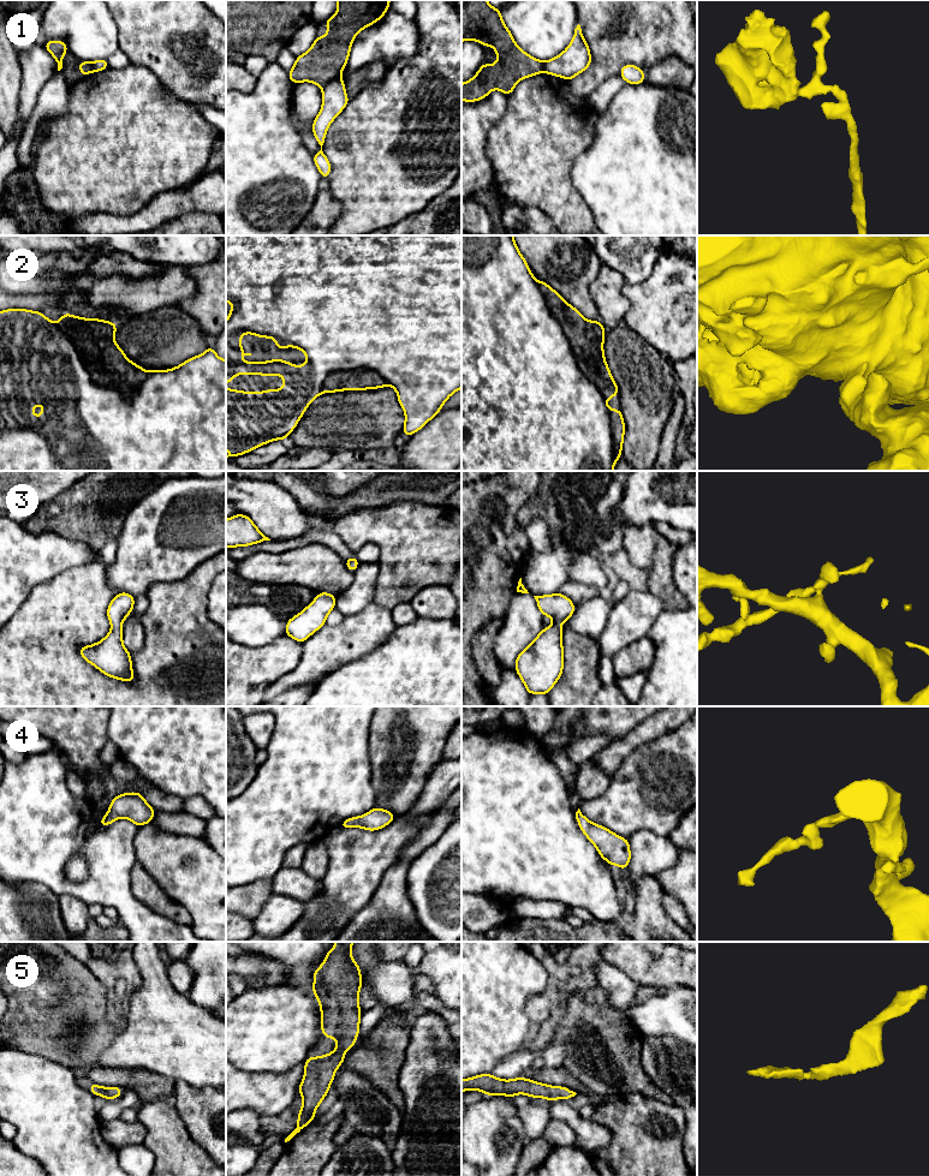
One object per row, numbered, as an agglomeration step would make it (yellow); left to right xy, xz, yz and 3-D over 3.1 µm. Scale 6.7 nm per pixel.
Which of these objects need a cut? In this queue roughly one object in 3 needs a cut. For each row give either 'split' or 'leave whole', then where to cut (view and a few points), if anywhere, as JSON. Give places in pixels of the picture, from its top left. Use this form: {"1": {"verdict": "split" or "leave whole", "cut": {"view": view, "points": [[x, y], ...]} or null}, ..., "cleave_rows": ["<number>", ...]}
{"1": {"verdict": "split", "cut": {"view": "xz", "points": [[339, 77], [321, 87]]}}, "2": {"verdict": "split", "cut": {"view": "xy", "points": [[57, 323], [95, 382], [130, 390], [147, 377]]}}, "3": {"verdict": "leave whole", "cut": null}, "4": {"verdict": "leave whole", "cut": null}, "5": {"verdict": "leave whole", "cut": null}, "cleave_rows": ["1", "2"]}

